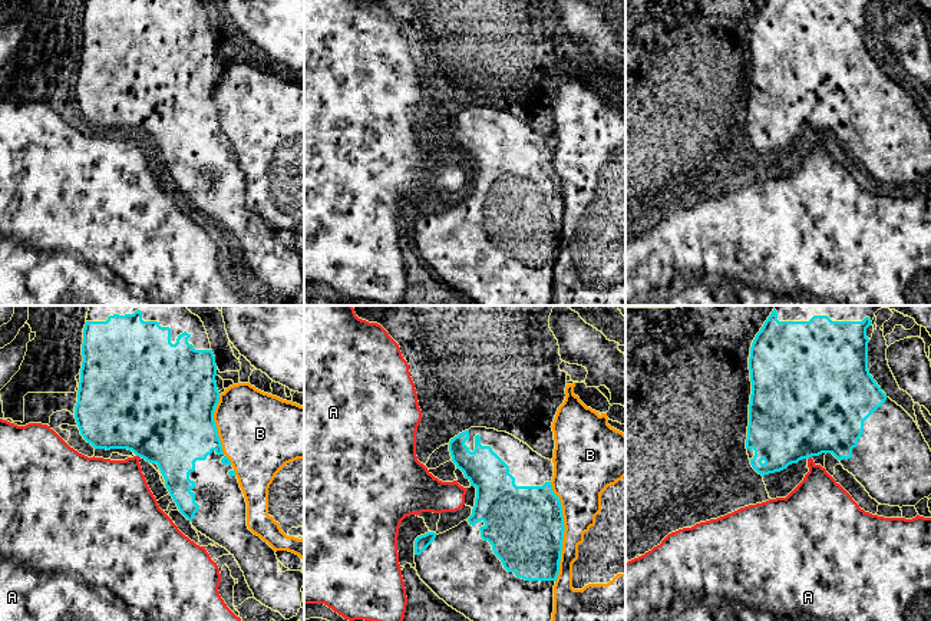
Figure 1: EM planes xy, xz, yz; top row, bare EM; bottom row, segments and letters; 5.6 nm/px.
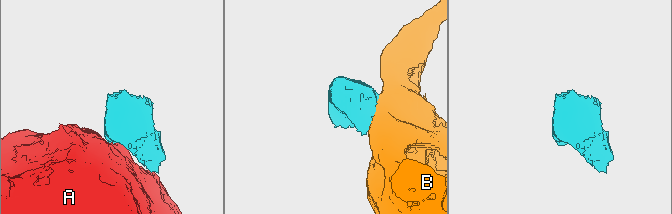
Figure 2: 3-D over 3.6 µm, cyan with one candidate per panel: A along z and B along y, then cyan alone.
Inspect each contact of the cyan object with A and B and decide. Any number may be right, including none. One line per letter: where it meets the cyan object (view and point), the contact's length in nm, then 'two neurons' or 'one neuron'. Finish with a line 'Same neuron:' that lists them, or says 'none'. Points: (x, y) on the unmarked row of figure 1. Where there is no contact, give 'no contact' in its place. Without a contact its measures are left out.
A: xy (138, 134) | 30 nm | two neurons
B: xz (563, 211) | 550 nm | two neurons
Same neuron: none

